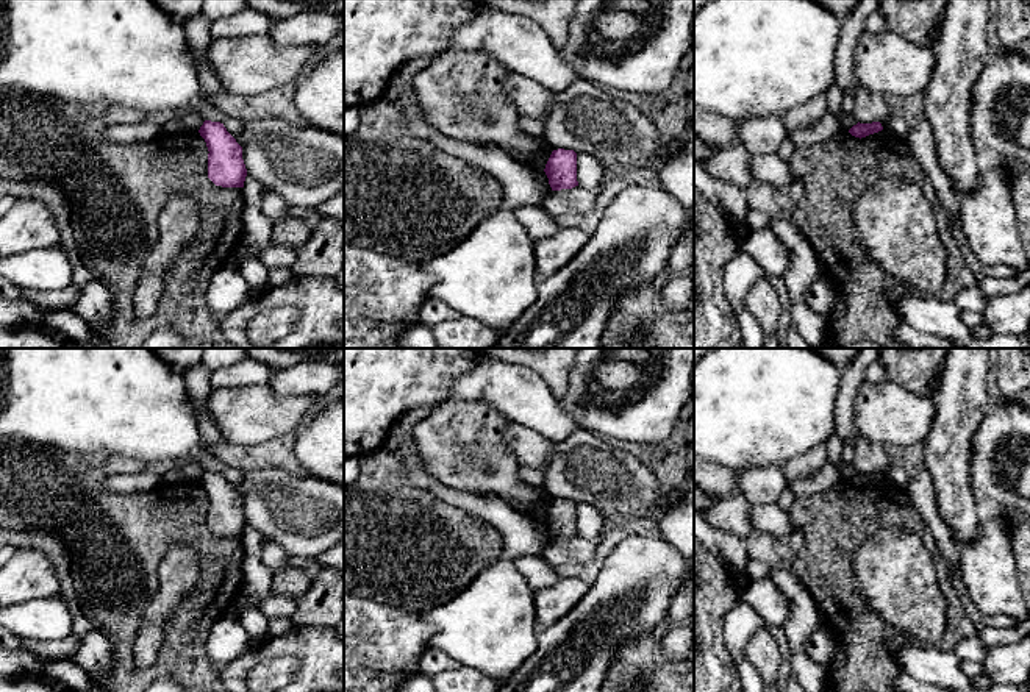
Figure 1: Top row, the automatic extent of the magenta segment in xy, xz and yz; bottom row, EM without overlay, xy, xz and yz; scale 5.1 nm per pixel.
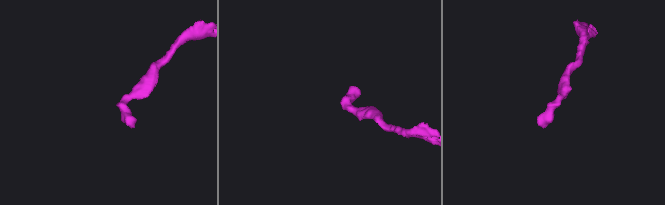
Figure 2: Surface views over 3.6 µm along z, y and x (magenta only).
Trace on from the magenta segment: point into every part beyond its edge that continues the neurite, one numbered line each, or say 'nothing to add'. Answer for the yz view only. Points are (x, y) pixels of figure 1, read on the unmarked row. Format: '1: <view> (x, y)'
nothing to add

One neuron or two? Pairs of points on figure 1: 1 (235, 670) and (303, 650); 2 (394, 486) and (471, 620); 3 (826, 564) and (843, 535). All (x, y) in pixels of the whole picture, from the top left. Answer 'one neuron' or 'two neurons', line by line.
1: one neuron
2: two neurons
3: one neuron

